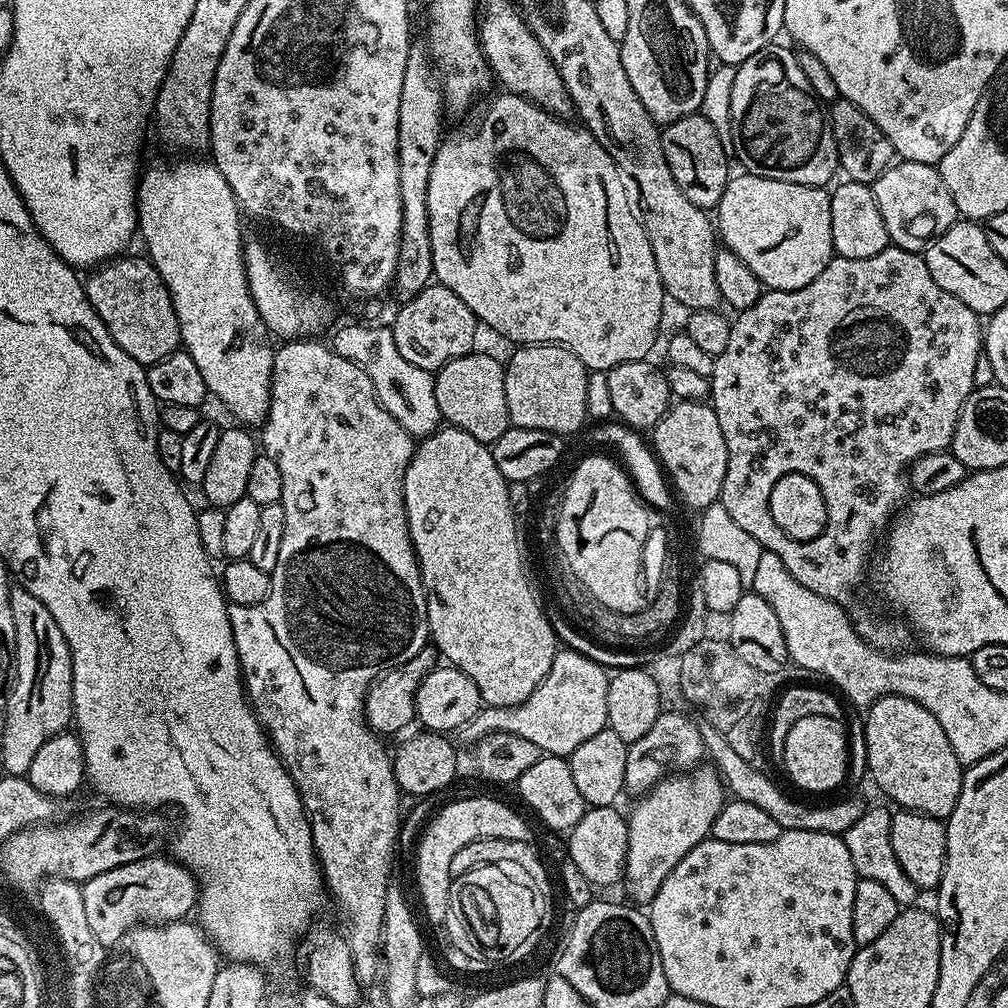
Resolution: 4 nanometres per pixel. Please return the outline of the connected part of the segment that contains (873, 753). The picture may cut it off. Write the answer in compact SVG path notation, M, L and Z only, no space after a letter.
M883 696L875 700L863 717L866 758L868 759L867 775L889 796L901 809L909 812L925 812L928 816L946 818L954 810L958 802L958 794L962 790L964 768L960 759L954 754L954 746L950 746L950 738L946 738L946 730L938 726L938 718L926 710L918 702L901 696Z

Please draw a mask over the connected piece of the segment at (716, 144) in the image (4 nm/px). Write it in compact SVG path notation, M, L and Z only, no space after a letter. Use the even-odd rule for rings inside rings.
M699 114L678 118L678 122L663 125L660 141L670 174L674 174L674 182L678 182L678 190L682 190L682 194L686 194L694 206L705 210L715 209L730 179L730 156L725 141L714 130L714 126L710 126L707 118Z

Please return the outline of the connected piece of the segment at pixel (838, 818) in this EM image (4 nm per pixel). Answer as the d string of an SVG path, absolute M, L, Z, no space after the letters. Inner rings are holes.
M706 722L701 723L700 733L704 739L707 759L710 761L711 767L719 772L725 789L735 799L742 802L754 802L754 806L766 810L766 814L770 814L770 818L774 818L774 822L778 822L778 826L782 830L814 830L838 836L846 830L850 830L850 826L854 826L854 822L858 822L858 818L862 818L866 807L865 801L840 800L837 804L820 804L817 808L811 808L810 805L803 804L802 801L795 800L792 796L787 796L766 773L759 772L755 768L757 765L753 761L739 756L730 747L730 742L726 742L726 738L722 738L722 734L718 734L718 730L714 730L714 726L710 726Z

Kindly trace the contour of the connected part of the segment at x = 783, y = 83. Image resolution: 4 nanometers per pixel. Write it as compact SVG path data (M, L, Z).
M773 42L736 65L734 87L730 93L730 152L735 163L737 160L749 176L819 188L827 184L837 168L836 143L825 109L820 109L823 108L821 101L816 99L814 90L810 90L810 82L806 82L802 66L796 61L796 52L788 48L783 48L780 42Z

